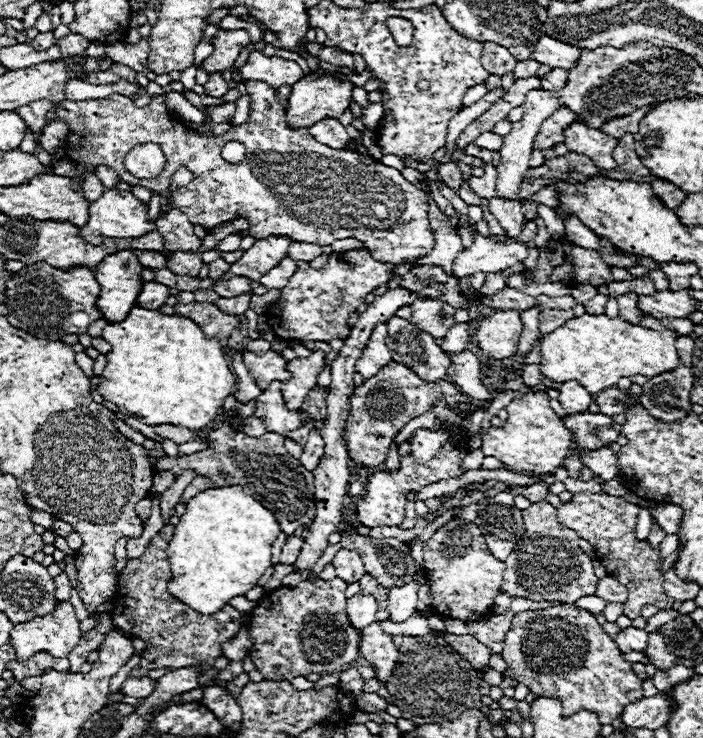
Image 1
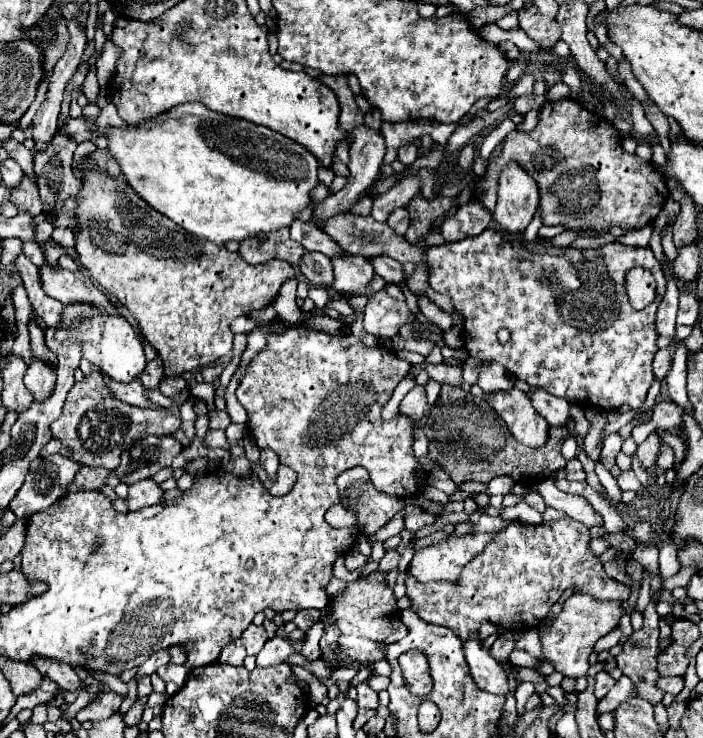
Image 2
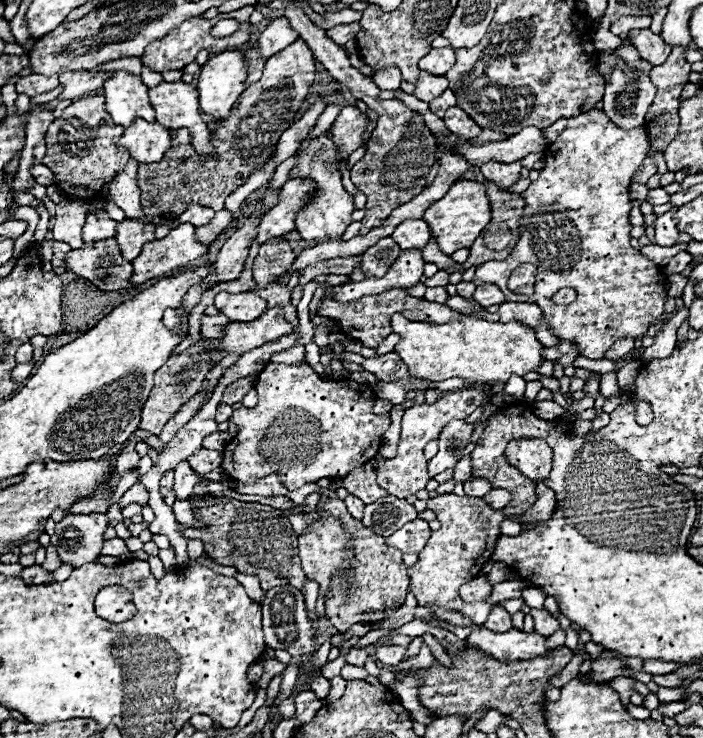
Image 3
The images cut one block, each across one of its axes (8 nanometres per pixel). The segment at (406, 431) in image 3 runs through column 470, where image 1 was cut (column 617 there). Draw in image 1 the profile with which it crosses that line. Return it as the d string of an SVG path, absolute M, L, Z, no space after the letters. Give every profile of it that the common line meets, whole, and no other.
M606 388L604 392L600 392L594 400L600 408L602 414L606 416L614 416L614 414L622 414L628 410L628 394L618 390L618 388Z

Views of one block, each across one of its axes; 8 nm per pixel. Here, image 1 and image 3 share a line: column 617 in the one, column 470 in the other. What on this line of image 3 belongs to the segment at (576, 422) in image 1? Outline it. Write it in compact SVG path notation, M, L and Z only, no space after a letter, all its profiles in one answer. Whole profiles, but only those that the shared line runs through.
M450 420L450 424L446 424L438 436L438 454L428 462L430 476L454 468L462 458L462 450L468 446L472 434L474 424L466 424L464 420Z

